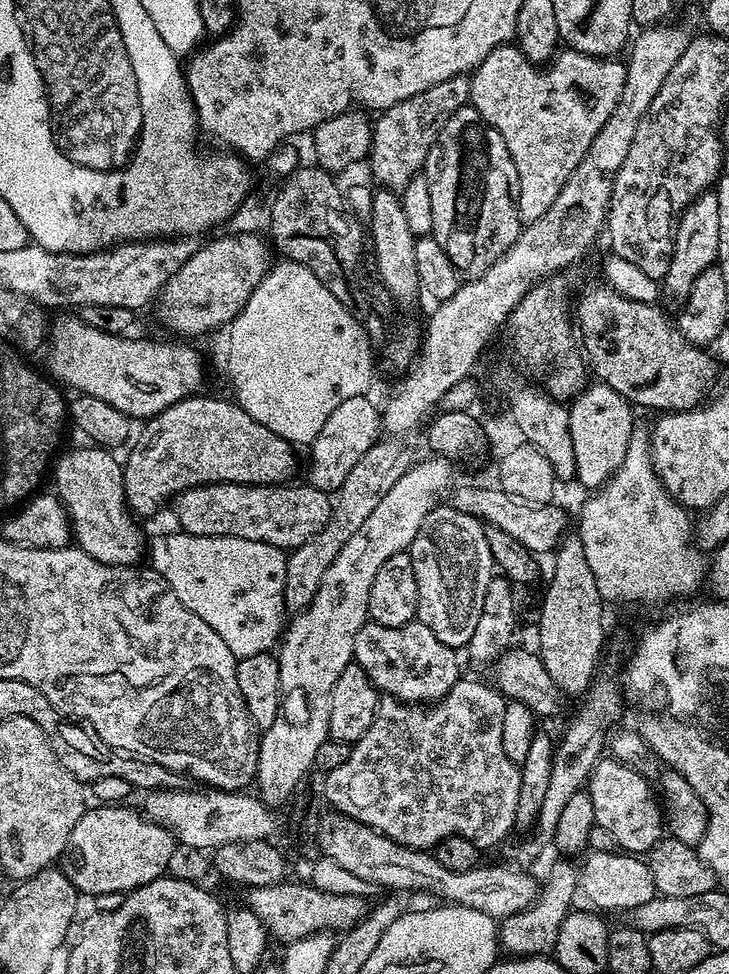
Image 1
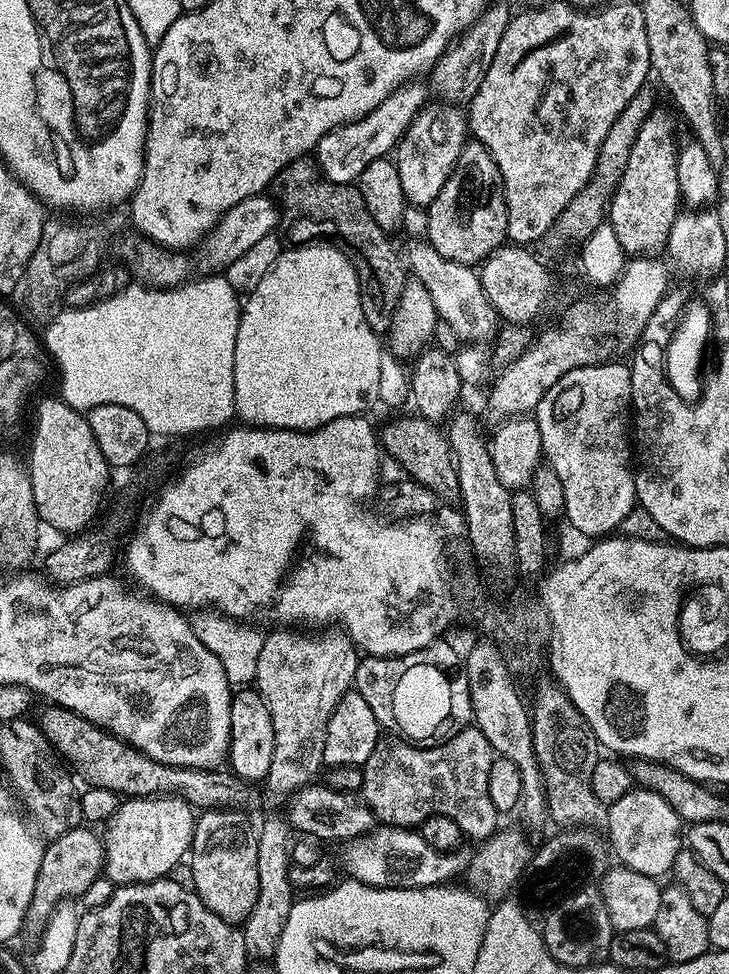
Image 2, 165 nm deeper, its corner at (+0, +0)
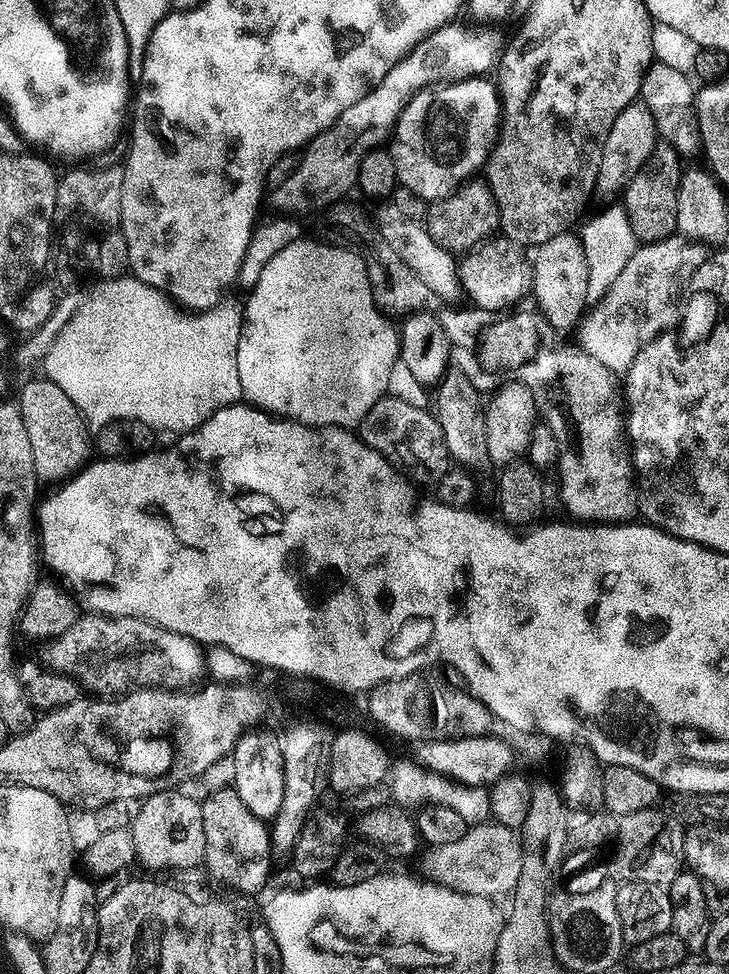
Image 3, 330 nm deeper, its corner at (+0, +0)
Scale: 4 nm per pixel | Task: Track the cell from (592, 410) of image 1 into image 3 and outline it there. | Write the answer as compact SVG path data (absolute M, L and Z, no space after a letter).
M467 306L461 312L440 316L440 324L448 335L452 348L460 348L459 367L472 364L475 353L483 359L488 368L513 366L509 377L521 380L532 391L536 399L539 419L554 430L558 438L558 469L560 468L560 500L569 512L569 517L580 522L615 524L628 522L637 515L634 495L634 469L629 445L626 443L626 420L622 415L622 396L618 391L618 380L614 373L598 358L594 358L583 346L563 344L556 329L548 324L543 313L536 306L516 306L503 312L487 312L475 306Z

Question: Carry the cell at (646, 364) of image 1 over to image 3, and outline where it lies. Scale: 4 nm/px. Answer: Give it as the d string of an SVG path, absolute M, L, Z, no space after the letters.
M503 234L469 248L458 260L458 277L463 295L468 295L475 307L487 312L503 312L519 305L523 301L520 299L530 292L530 264L520 252L523 252L521 245Z

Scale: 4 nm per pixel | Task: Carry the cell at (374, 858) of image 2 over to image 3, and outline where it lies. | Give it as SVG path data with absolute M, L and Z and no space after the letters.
M485 822L474 824L458 838L458 842L450 842L441 848L431 849L432 857L428 860L427 875L437 884L445 884L455 892L465 892L475 896L486 896L497 898L496 896L507 897L518 886L518 878L522 874L522 850L520 849L519 835L513 829L502 826L495 822Z

